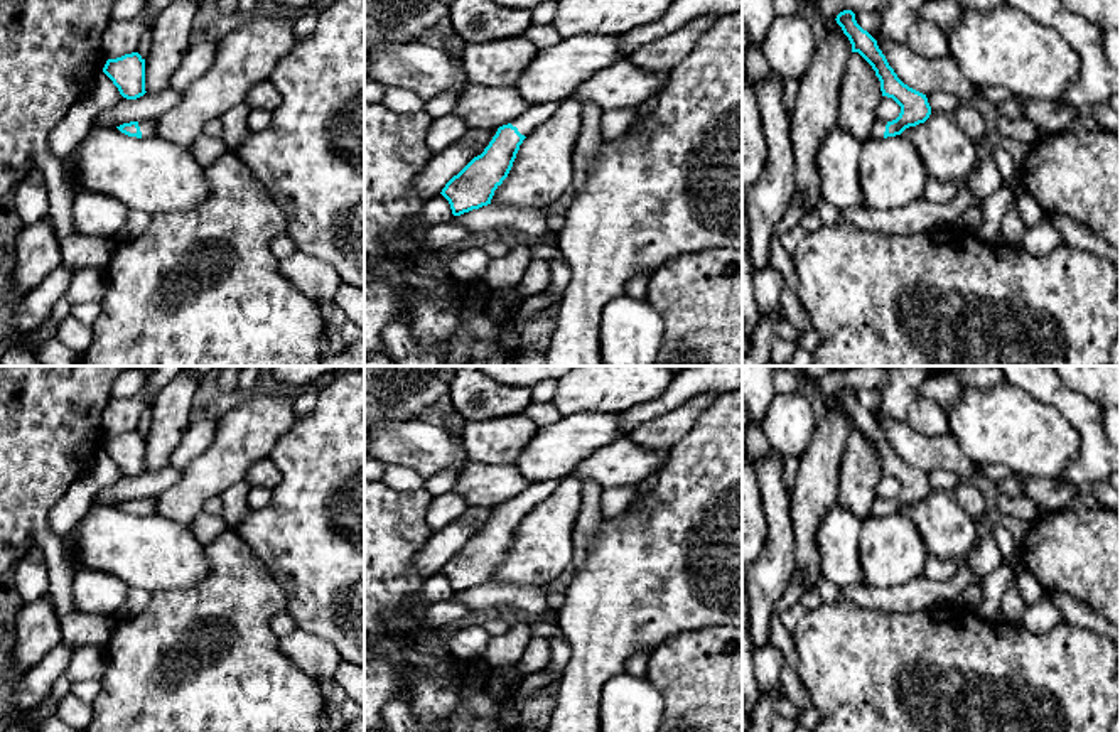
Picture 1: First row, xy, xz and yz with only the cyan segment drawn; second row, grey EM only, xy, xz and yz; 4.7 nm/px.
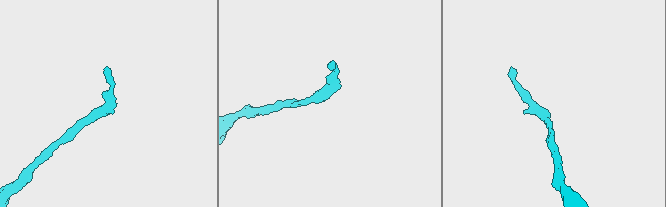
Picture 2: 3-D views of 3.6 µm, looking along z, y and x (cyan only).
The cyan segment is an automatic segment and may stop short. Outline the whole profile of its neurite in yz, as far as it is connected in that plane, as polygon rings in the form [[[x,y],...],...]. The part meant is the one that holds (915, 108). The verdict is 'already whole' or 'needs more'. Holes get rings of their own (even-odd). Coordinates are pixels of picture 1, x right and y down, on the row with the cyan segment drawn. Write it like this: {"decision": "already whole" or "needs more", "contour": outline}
{"decision": "needs more", "contour": [[[852,10],[840,12],[835,20],[848,37],[852,52],[859,52],[875,71],[882,96],[892,98],[901,106],[901,113],[896,120],[875,120],[870,132],[872,138],[896,137],[909,126],[924,123],[931,115],[926,94],[909,88],[897,78],[879,49],[877,40],[857,24]]]}

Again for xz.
{"decision": "needs more", "contour": [[[560,101],[533,105],[514,121],[498,128],[484,152],[442,189],[440,194],[449,201],[454,216],[491,204],[494,191],[508,177],[523,140],[552,118],[558,106]]]}

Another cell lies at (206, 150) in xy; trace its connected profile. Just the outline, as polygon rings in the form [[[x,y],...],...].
[[[204,133],[199,135],[189,148],[194,159],[206,169],[211,167],[224,152],[228,152],[223,138],[213,138]]]

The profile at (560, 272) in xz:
[[[552,260],[550,270],[552,270],[552,283],[547,290],[552,292],[560,300],[563,290],[570,283],[572,268],[565,260]]]

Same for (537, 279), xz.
[[[531,260],[521,282],[520,292],[523,297],[535,297],[545,292],[552,283],[550,261],[547,260]]]

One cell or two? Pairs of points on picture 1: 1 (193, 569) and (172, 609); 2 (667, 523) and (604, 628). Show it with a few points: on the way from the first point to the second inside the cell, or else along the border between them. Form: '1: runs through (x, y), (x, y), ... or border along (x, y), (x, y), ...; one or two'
1: border along (208, 559), (210, 574), (199, 584), (154, 594); two
2: runs through (665, 548), (665, 560), (623, 602); one

